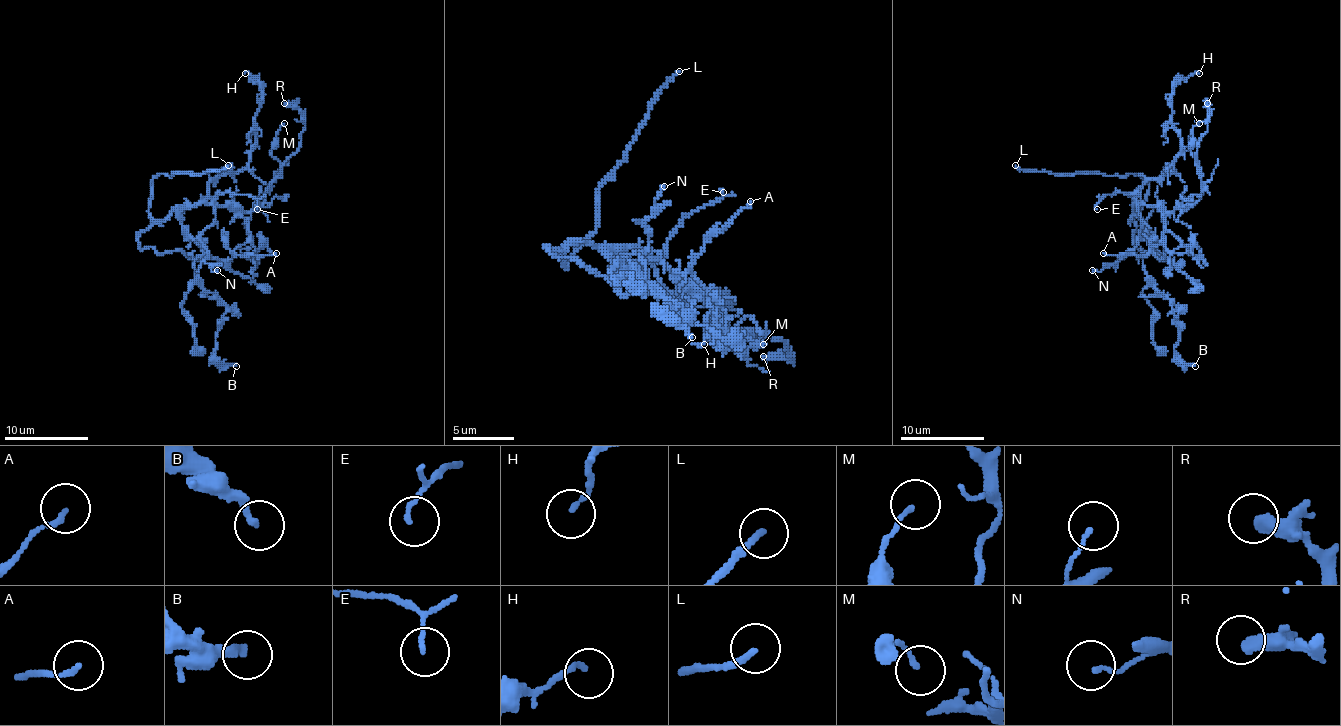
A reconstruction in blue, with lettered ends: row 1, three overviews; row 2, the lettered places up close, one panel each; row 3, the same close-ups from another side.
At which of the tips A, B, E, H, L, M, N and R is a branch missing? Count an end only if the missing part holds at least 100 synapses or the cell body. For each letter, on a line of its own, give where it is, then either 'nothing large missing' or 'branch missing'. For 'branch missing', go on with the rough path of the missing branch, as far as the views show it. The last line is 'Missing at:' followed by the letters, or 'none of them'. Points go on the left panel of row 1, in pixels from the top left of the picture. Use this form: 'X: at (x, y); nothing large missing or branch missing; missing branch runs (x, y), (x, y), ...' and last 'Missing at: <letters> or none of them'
A: at (276, 253); nothing large missing
B: at (236, 366); nothing large missing
E: at (257, 209); nothing large missing
H: at (245, 73); nothing large missing
L: at (228, 165); branch missing; missing branch runs (228, 165), (245, 142), (270, 142), (249, 59), (213, 52), (140, 63), (113, 52), (92, 36), (75, 9)
M: at (284, 123); nothing large missing
N: at (217, 270); nothing large missing
R: at (284, 103); nothing large missing
Missing at: L

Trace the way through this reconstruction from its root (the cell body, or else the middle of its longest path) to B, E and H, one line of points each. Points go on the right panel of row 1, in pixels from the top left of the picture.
B: (1136, 232), (1145, 253), (1166, 259), (1166, 249), (1153, 242), (1143, 270), (1170, 301), (1174, 355), (1195, 366)
E: (1136, 232), (1136, 226), (1130, 219), (1132, 207), (1141, 203), (1136, 194), (1105, 194), (1095, 207), (1097, 209)
H: (1136, 232), (1130, 219), (1136, 192), (1174, 171), (1180, 151), (1172, 88), (1199, 73)

